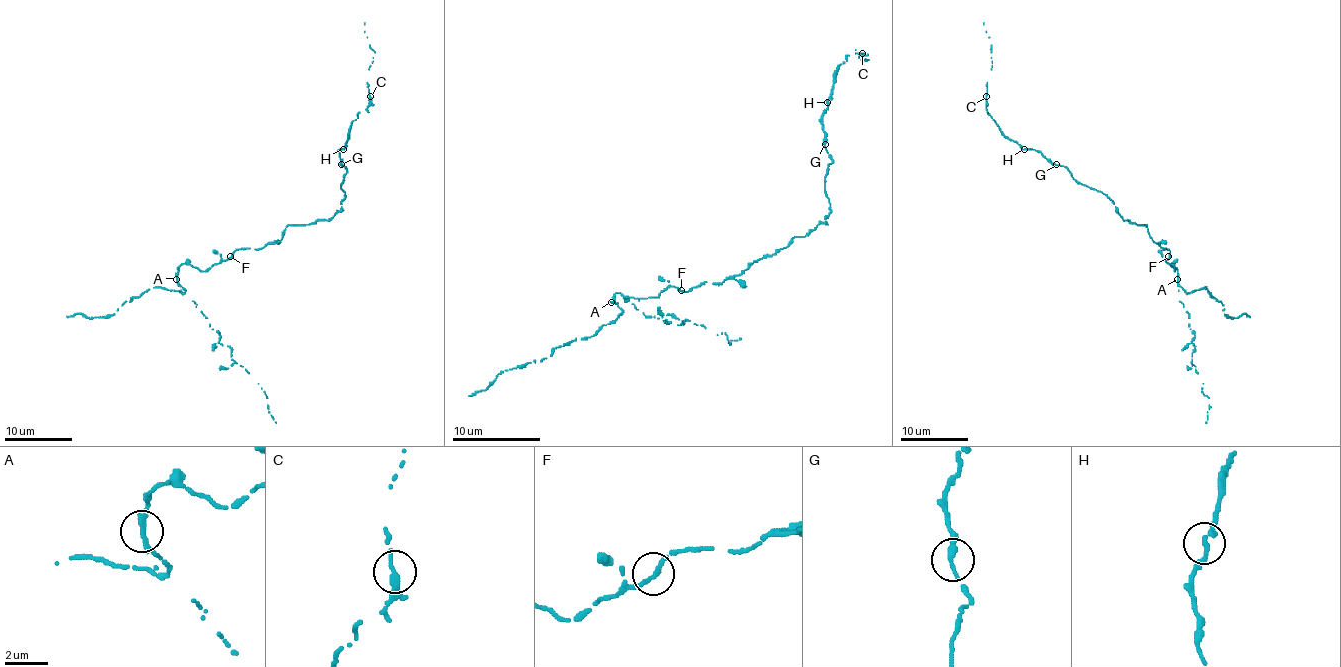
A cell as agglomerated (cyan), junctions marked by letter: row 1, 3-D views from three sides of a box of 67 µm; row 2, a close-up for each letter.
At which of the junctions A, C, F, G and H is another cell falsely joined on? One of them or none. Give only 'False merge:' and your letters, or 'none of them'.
False merge: A

